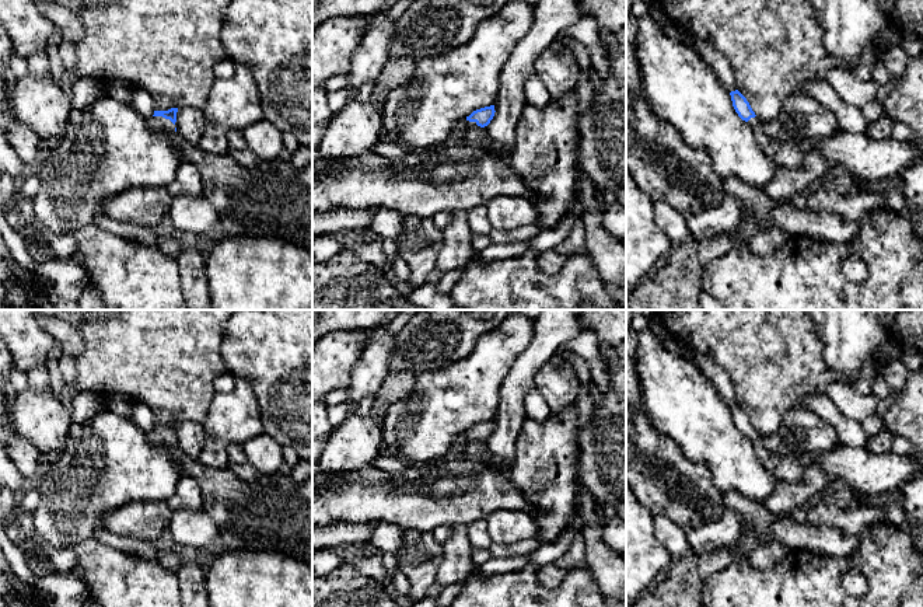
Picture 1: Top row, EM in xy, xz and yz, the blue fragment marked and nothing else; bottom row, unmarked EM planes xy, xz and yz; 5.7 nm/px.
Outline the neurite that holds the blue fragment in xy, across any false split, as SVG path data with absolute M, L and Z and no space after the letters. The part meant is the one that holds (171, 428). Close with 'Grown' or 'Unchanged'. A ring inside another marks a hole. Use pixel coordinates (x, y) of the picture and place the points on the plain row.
M178 422L154 425L148 439L154 446L167 446L179 464L181 475L195 479L200 486L203 509L217 524L223 551L273 551L312 566L312 477L301 485L279 474L244 481L230 468L206 467L176 447L176 426Z. Grown

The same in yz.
M738 404L731 405L730 409L735 426L751 440L758 460L768 472L779 482L800 482L804 478L805 468L803 464L768 450L763 444L763 436L756 432L749 416Z. Grown

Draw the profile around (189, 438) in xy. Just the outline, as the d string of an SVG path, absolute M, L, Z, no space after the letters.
M190 421L178 423L175 440L183 454L197 460L204 447L203 425Z

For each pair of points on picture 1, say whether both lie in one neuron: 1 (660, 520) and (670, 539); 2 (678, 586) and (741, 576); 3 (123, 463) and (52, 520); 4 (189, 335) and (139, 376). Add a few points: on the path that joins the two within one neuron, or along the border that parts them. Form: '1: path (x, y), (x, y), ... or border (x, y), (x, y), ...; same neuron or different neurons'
1: path (663, 524), (670, 534); same neuron
2: border (731, 562), (716, 571), (706, 581), (701, 592); different neurons
3: path (105, 470), (70, 502); same neuron
4: path (177, 338), (151, 363); same neuron

